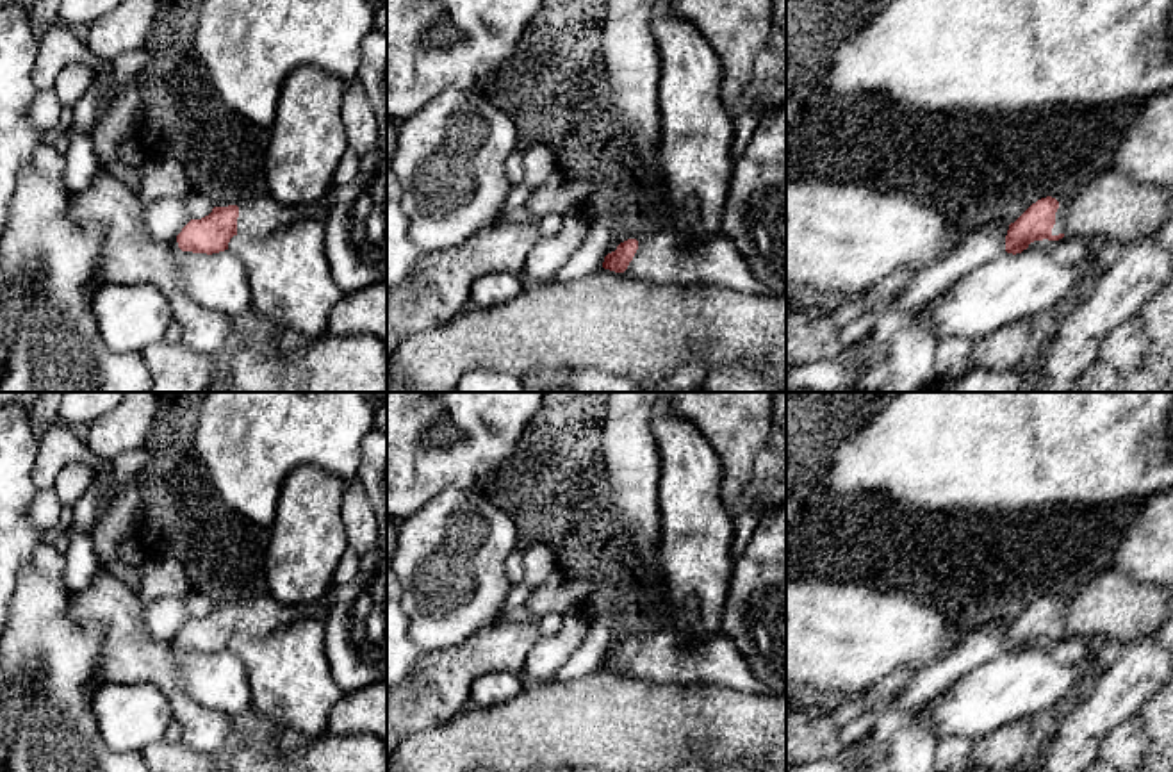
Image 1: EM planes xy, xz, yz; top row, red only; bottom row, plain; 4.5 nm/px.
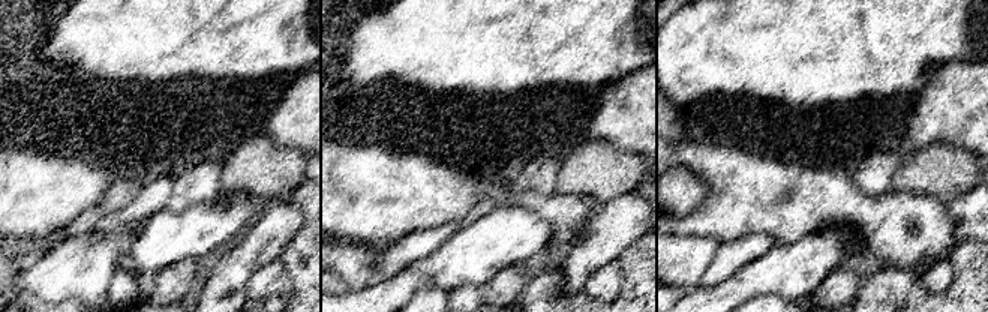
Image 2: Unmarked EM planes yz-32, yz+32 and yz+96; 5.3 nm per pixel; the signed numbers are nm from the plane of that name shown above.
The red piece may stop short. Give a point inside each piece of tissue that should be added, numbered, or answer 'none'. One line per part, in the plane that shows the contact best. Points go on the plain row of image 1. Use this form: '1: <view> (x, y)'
1: yz (1059, 626)

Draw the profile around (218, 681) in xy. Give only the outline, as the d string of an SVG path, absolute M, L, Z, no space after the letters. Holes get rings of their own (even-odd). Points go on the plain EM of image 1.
M169 642L178 678L193 701L237 722L251 717L251 694L242 661L230 651L182 651Z

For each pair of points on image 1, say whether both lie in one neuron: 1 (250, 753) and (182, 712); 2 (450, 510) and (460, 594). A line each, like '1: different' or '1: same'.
1: different
2: same

